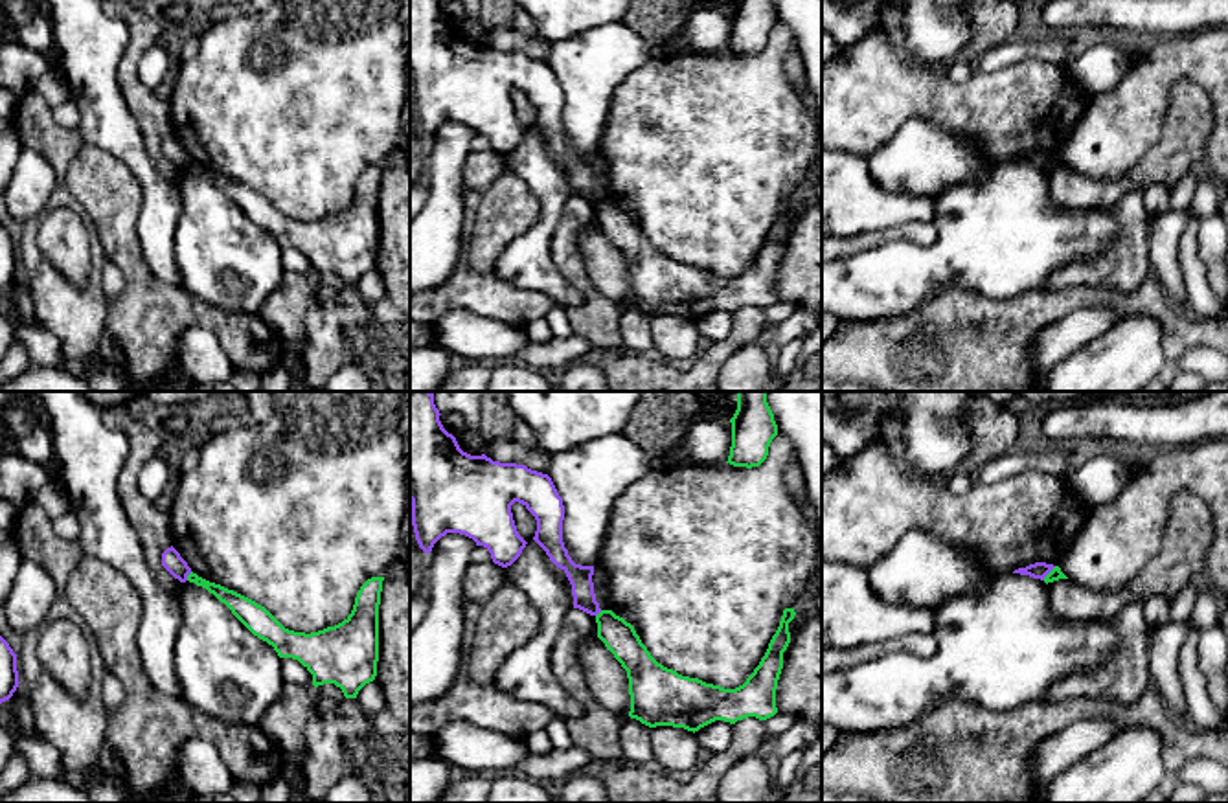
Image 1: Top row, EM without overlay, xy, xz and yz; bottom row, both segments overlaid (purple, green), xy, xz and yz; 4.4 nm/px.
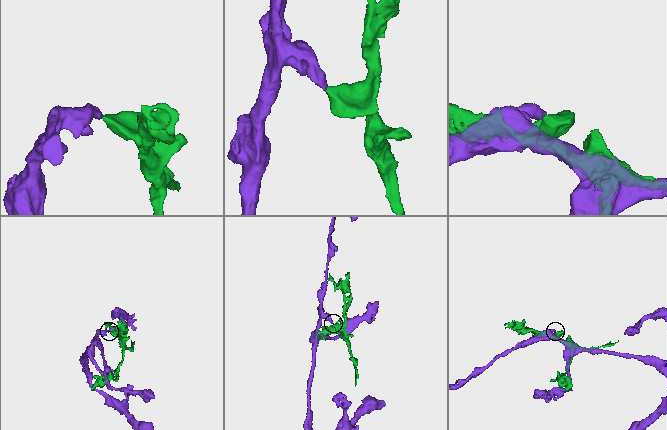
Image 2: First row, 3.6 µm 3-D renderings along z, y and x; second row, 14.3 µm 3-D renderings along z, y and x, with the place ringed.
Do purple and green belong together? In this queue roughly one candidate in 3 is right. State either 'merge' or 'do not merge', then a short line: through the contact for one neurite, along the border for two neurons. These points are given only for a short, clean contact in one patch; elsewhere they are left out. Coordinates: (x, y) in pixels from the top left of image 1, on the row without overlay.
do not merge | yz (1056, 155), (1043, 168)

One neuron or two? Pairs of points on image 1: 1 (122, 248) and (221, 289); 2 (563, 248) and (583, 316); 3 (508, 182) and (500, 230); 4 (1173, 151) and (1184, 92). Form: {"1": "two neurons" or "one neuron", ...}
{"1": "two neurons", "2": "one neuron", "3": "one neuron", "4": "one neuron"}

